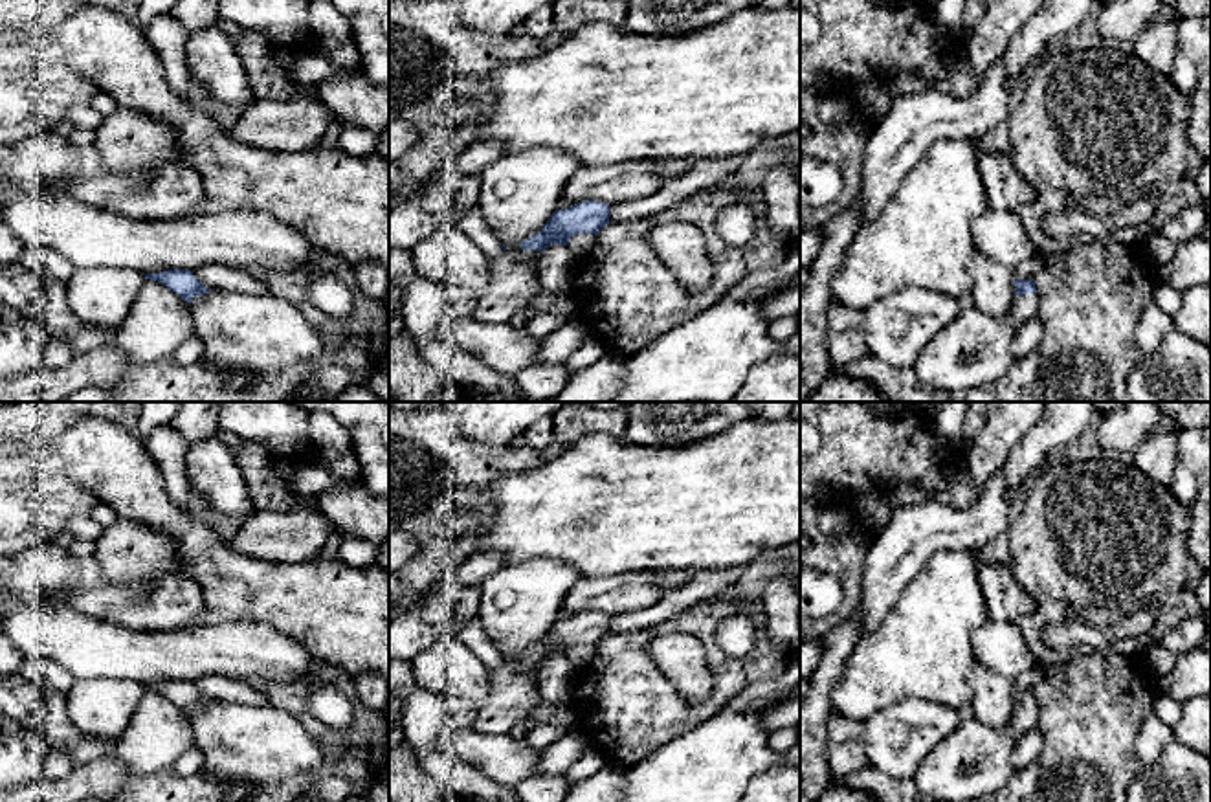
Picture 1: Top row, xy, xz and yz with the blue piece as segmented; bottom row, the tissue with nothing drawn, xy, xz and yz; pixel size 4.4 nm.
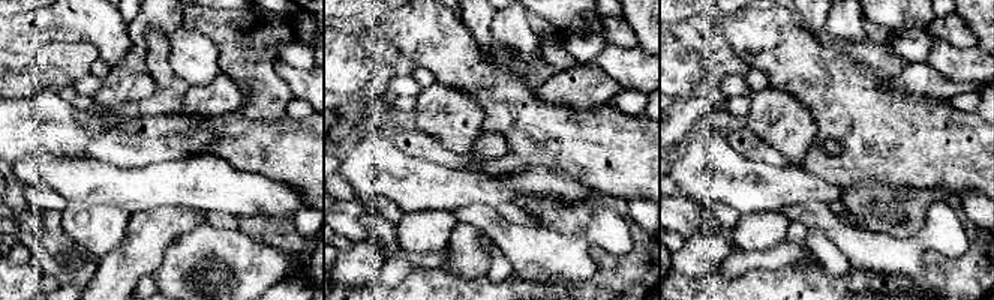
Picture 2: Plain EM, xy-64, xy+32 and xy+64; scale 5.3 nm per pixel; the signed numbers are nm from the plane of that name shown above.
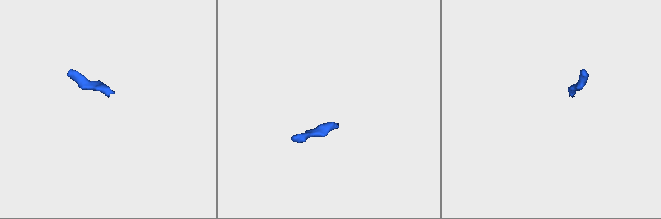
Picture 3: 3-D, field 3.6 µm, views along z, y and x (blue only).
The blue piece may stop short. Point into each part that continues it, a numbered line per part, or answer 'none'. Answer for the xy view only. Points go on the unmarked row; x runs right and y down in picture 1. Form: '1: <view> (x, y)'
1: xy (265, 744)

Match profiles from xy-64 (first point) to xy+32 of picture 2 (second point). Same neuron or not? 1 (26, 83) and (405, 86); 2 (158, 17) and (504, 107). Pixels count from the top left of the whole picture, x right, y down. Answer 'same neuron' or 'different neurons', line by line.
1: different neurons
2: different neurons

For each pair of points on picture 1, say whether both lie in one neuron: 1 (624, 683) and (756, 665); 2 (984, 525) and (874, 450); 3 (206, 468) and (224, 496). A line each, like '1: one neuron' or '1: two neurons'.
1: one neuron
2: two neurons
3: one neuron

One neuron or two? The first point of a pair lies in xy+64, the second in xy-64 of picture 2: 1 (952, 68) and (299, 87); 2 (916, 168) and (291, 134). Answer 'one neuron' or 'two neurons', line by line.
1: one neuron
2: one neuron

